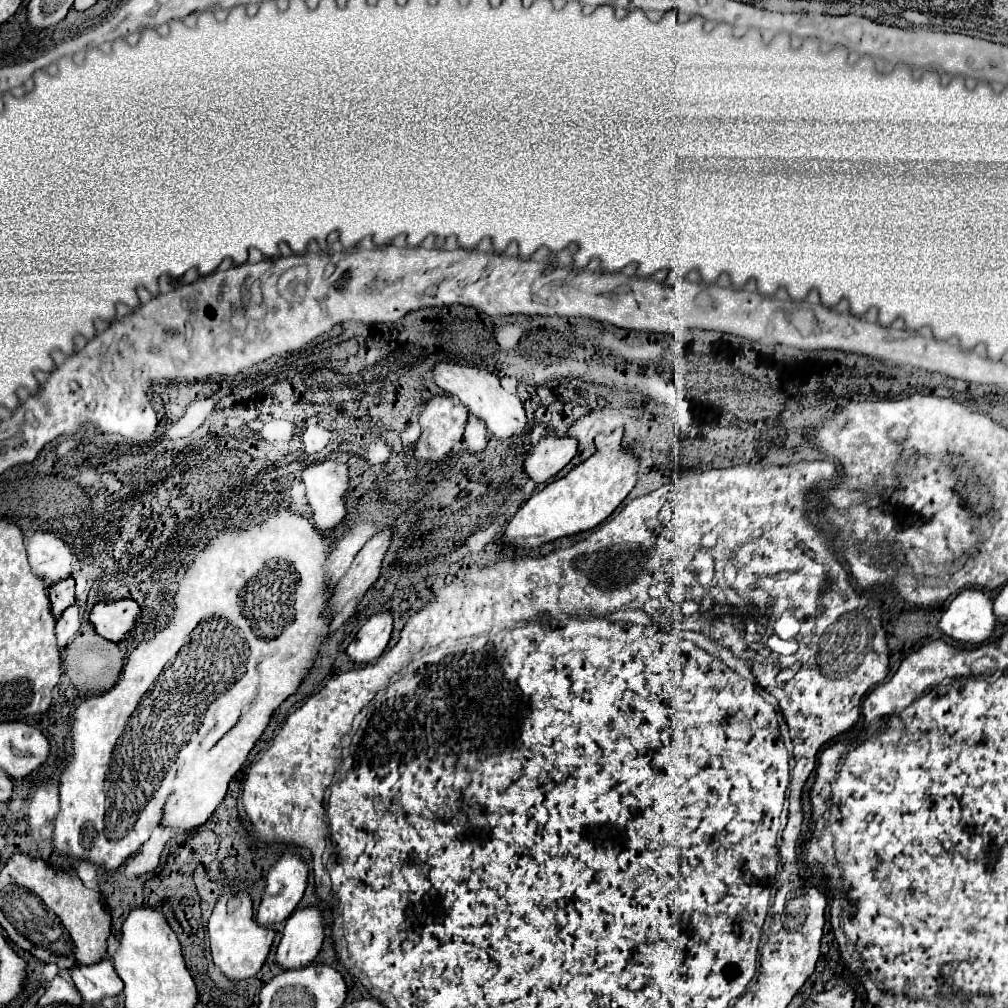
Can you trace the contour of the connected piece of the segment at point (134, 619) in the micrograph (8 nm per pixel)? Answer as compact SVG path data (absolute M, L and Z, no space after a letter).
M135 600L99 602L91 610L91 624L103 638L111 642L121 642L141 622L141 614L143 606Z

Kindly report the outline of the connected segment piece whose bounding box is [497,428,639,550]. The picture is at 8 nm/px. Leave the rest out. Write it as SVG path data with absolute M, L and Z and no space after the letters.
M617 428L611 434L599 434L595 438L597 452L573 468L561 480L547 484L541 492L533 494L517 514L507 522L503 534L497 538L497 544L511 548L539 548L545 542L553 542L563 536L585 532L601 524L631 492L637 482L637 458L621 450L621 430Z

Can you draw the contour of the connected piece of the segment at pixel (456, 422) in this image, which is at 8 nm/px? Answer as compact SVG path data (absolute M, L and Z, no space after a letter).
M435 396L419 416L421 436L413 456L421 464L443 462L453 446L461 442L467 424L467 410L447 396Z

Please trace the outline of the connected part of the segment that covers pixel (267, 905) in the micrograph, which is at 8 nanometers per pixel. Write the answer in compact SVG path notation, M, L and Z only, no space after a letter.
M285 854L271 868L267 886L257 910L257 922L261 926L273 926L285 922L297 908L307 888L307 866L299 856Z

